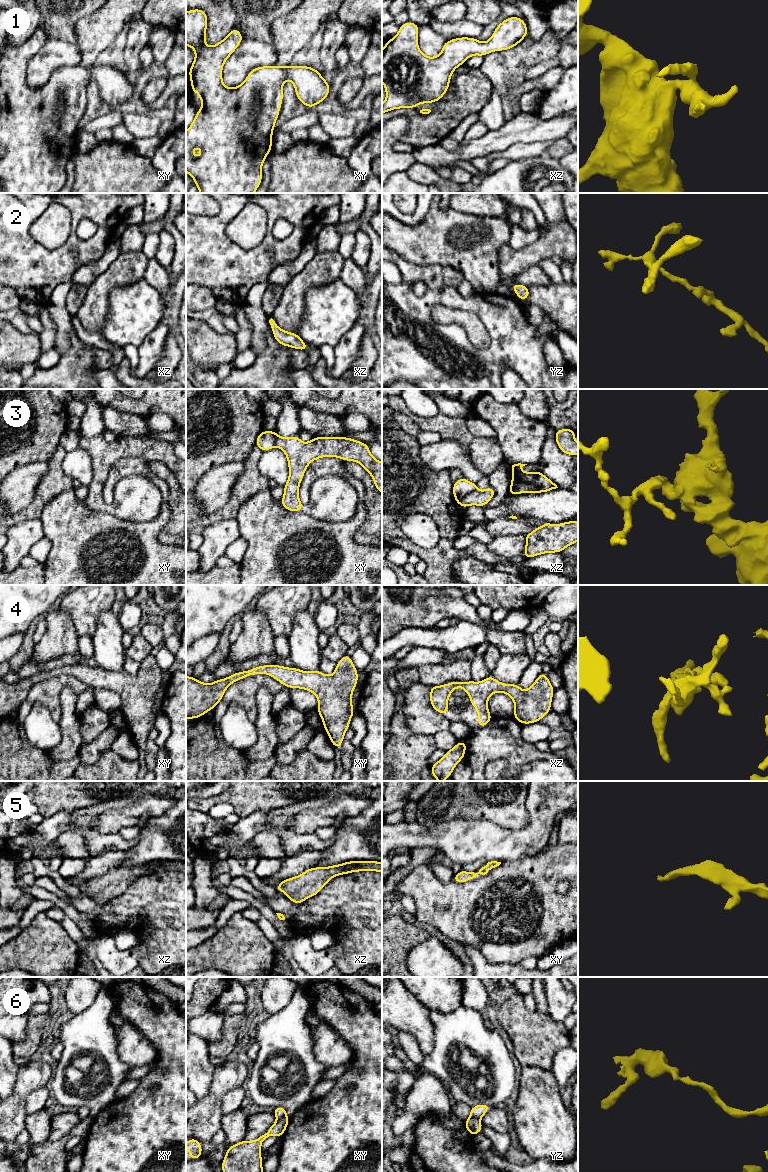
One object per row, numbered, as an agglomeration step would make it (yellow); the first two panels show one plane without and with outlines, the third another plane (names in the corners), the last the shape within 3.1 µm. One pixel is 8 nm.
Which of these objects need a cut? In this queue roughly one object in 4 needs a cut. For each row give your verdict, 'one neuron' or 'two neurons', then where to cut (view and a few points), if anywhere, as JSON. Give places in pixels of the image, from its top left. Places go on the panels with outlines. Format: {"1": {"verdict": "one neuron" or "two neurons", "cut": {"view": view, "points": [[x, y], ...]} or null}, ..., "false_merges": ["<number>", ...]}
{"1": {"verdict": "one neuron", "cut": null}, "2": {"verdict": "one neuron", "cut": null}, "3": {"verdict": "two neurons", "cut": {"view": "xz", "points": [[476, 488], [466, 494], [458, 503]]}}, "4": {"verdict": "one neuron", "cut": null}, "5": {"verdict": "one neuron", "cut": null}, "6": {"verdict": "two neurons", "cut": {"view": "xy", "points": [[286, 1115], [277, 1120]]}}, "false_merges": ["3", "6"]}

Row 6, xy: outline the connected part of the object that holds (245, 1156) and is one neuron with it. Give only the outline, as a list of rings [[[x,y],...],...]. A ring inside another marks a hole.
[[[289,1117],[277,1120],[267,1132],[253,1141],[243,1140],[227,1147],[226,1155],[221,1164],[223,1172],[263,1172],[261,1156],[262,1142],[269,1136],[280,1137],[286,1131]]]

